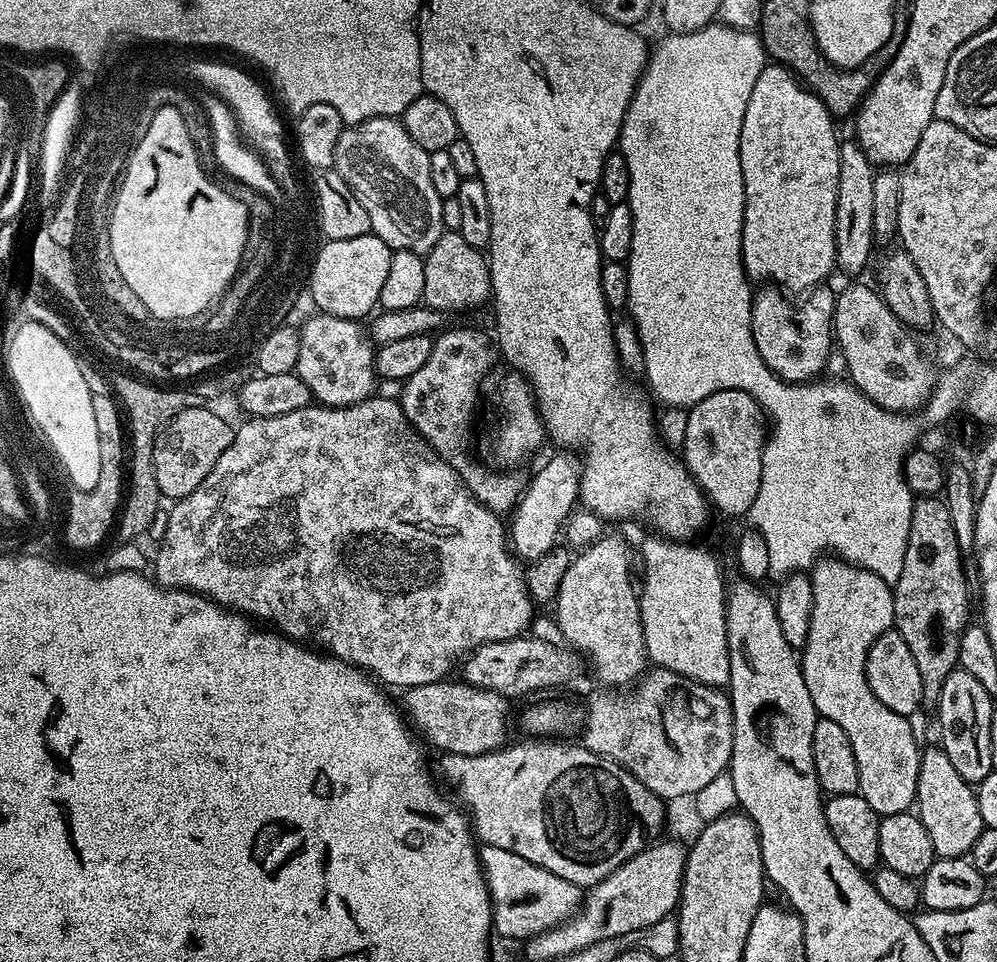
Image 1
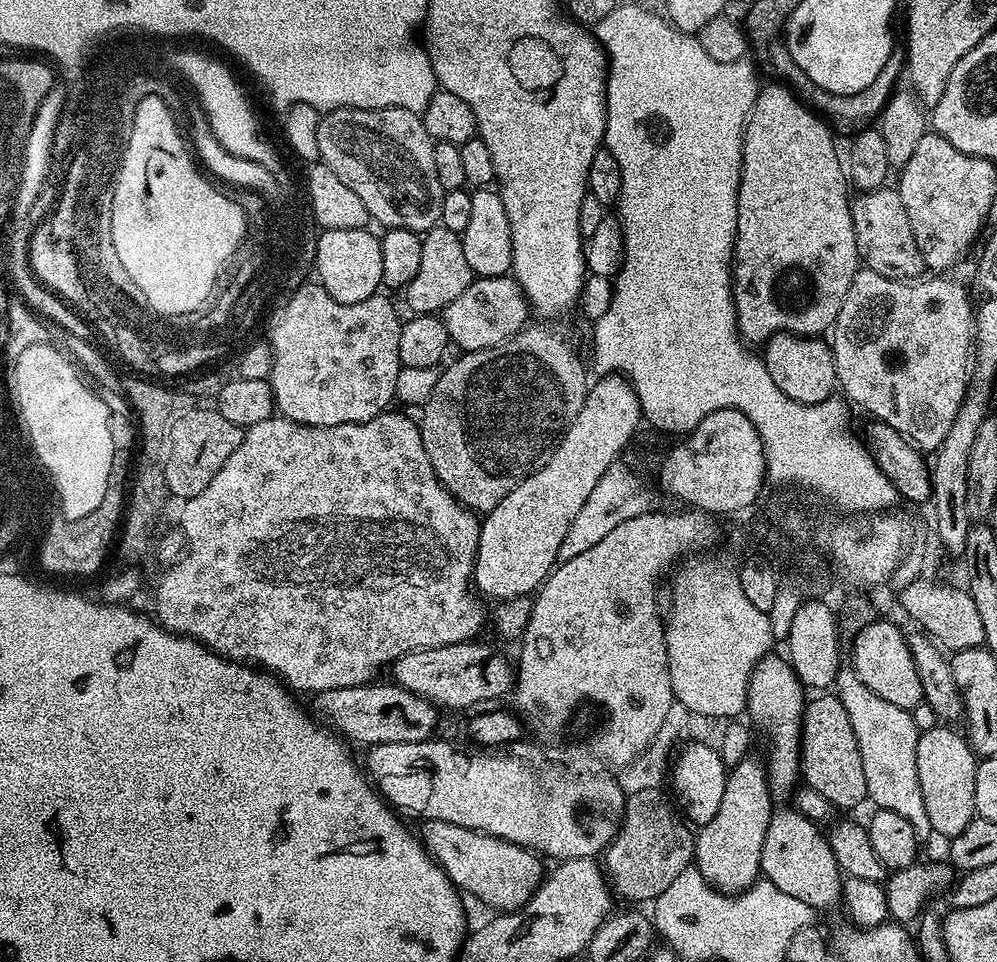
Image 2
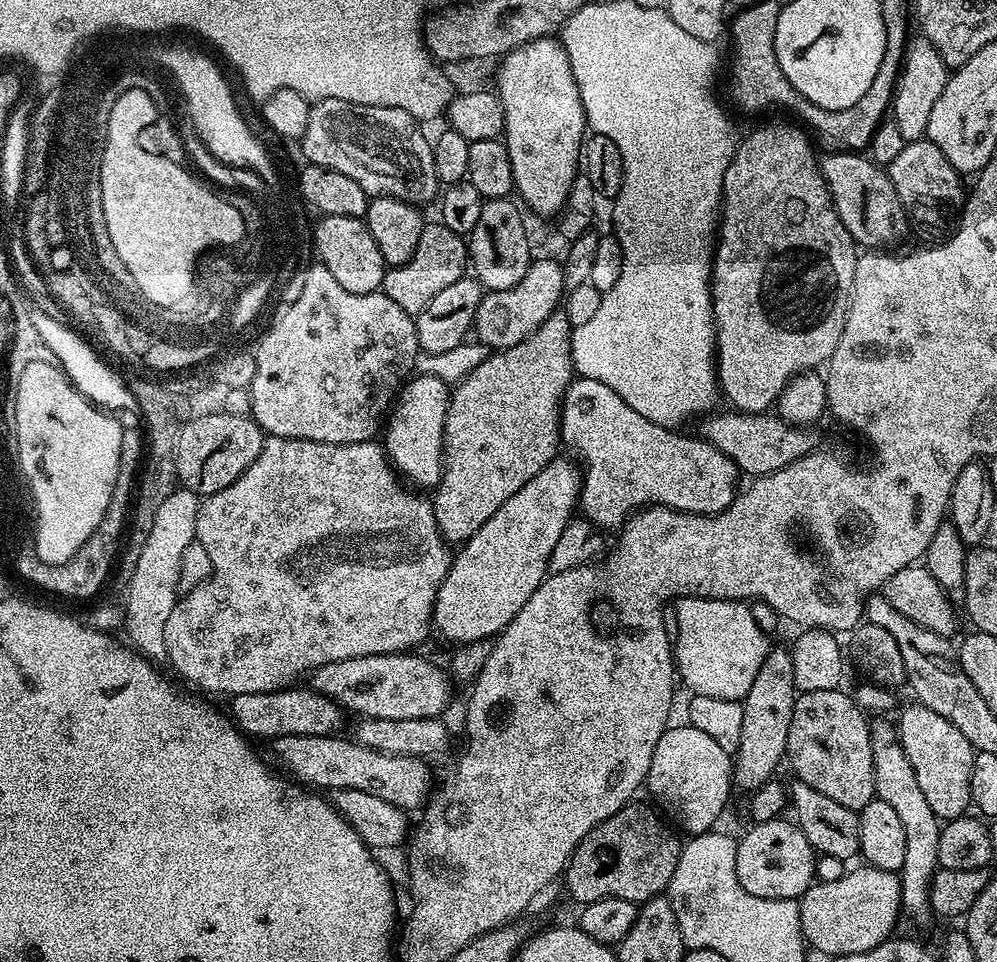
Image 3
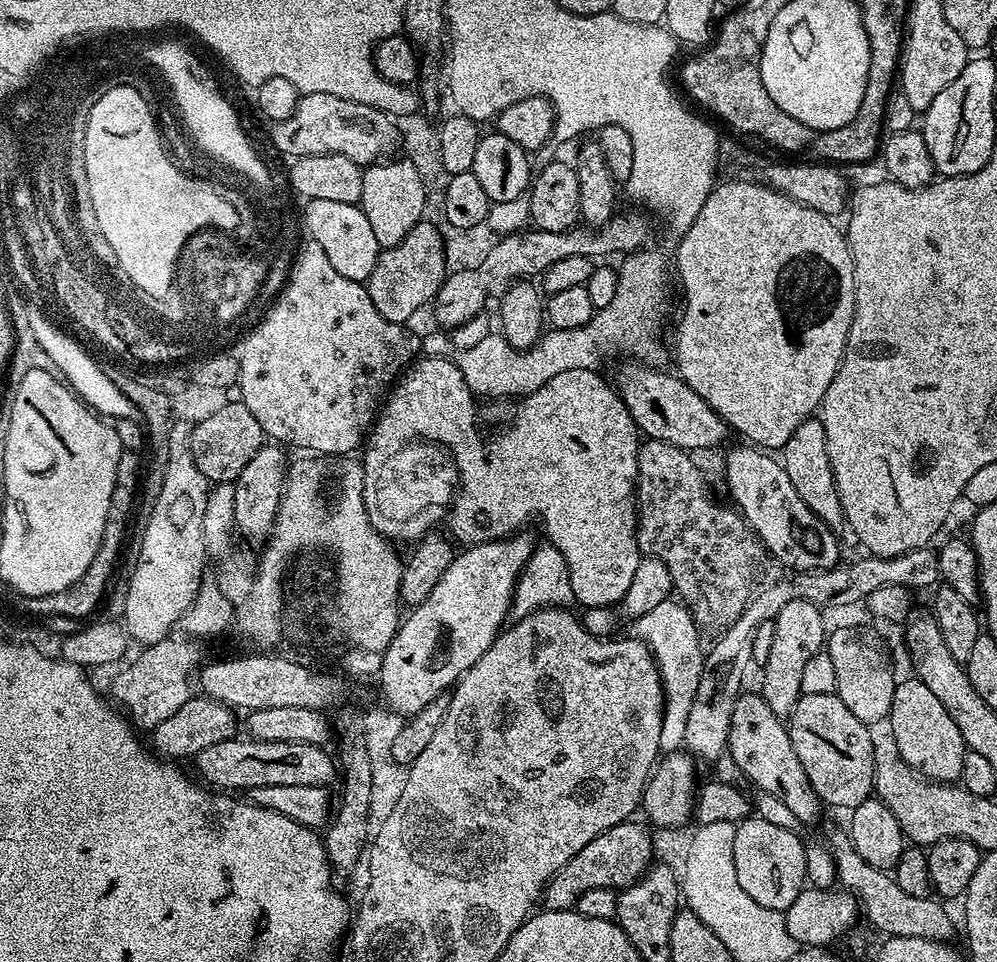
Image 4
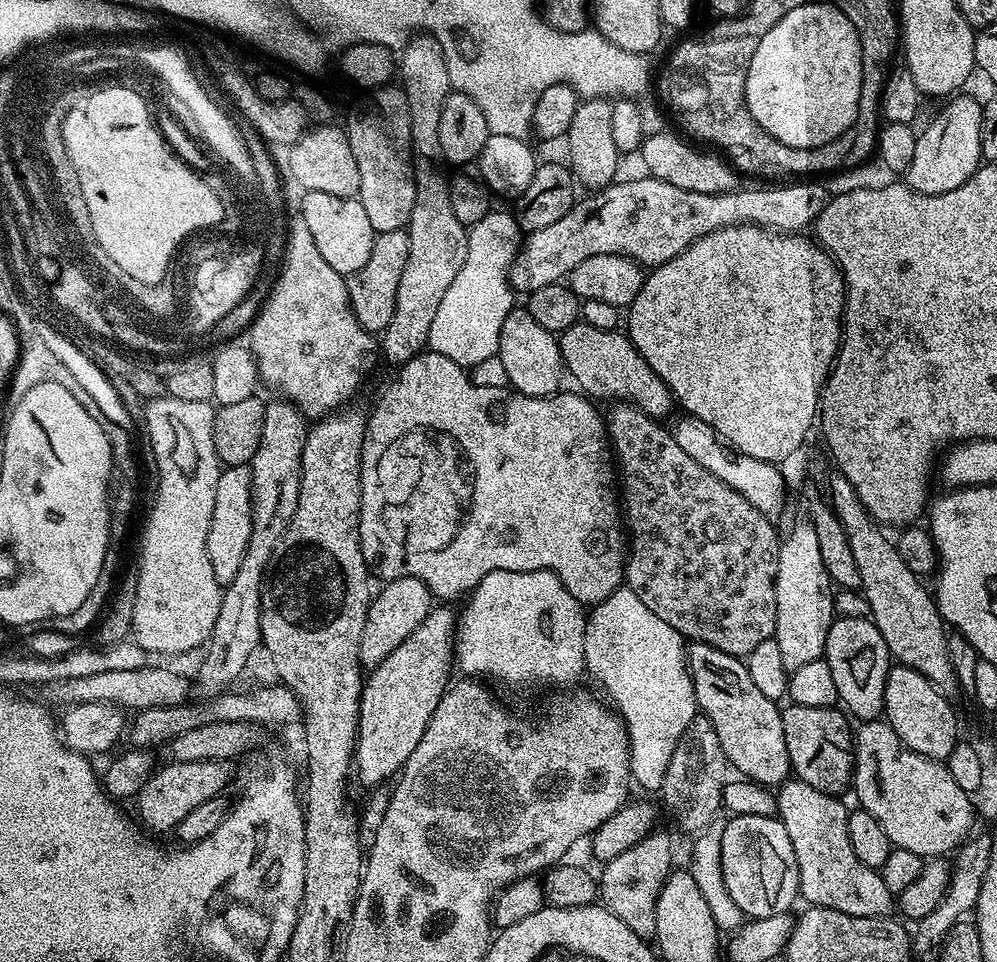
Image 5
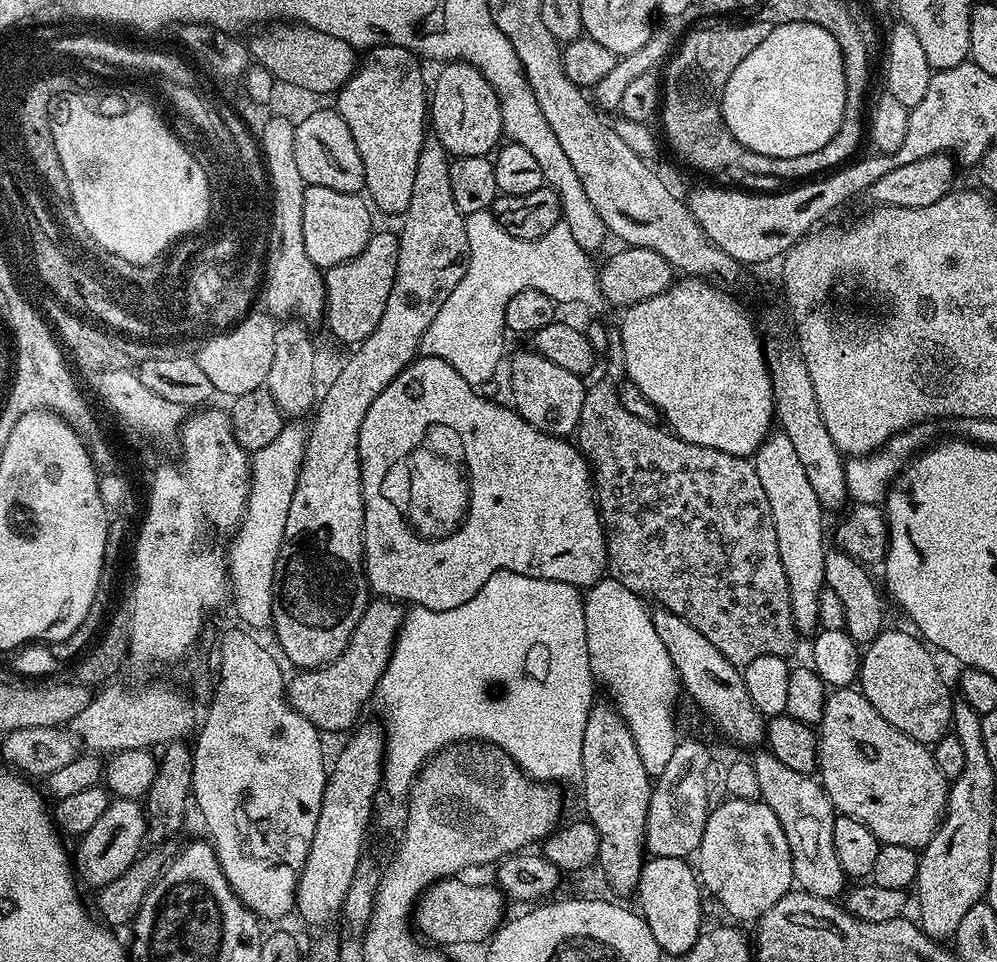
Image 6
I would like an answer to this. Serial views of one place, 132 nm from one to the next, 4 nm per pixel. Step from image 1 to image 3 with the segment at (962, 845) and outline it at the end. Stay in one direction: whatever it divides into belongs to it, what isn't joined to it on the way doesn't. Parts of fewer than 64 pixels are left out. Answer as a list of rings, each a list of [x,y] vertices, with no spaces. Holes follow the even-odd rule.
[[[911,702],[900,712],[900,720],[895,721],[896,733],[900,735],[902,750],[914,766],[914,775],[918,778],[918,787],[930,810],[942,822],[947,822],[965,815],[972,803],[970,794],[970,770],[974,770],[976,749],[966,742],[965,736],[951,722],[946,722],[942,714],[934,714],[926,706]]]

